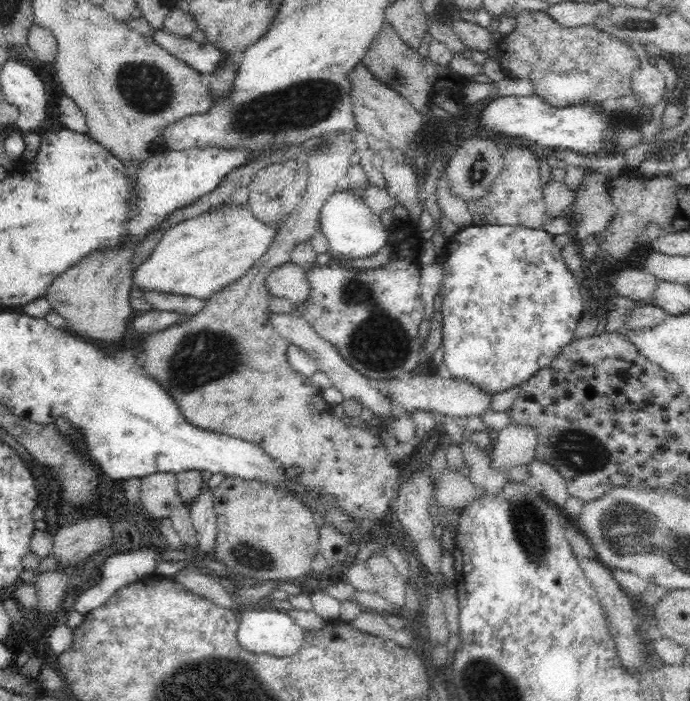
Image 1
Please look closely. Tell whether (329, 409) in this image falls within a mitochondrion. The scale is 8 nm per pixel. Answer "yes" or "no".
no

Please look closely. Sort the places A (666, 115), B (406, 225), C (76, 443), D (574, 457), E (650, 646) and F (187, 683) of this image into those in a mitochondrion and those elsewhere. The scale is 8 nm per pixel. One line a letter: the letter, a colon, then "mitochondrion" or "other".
A: other
B: other
C: other
D: mitochondrion
E: other
F: mitochondrion

